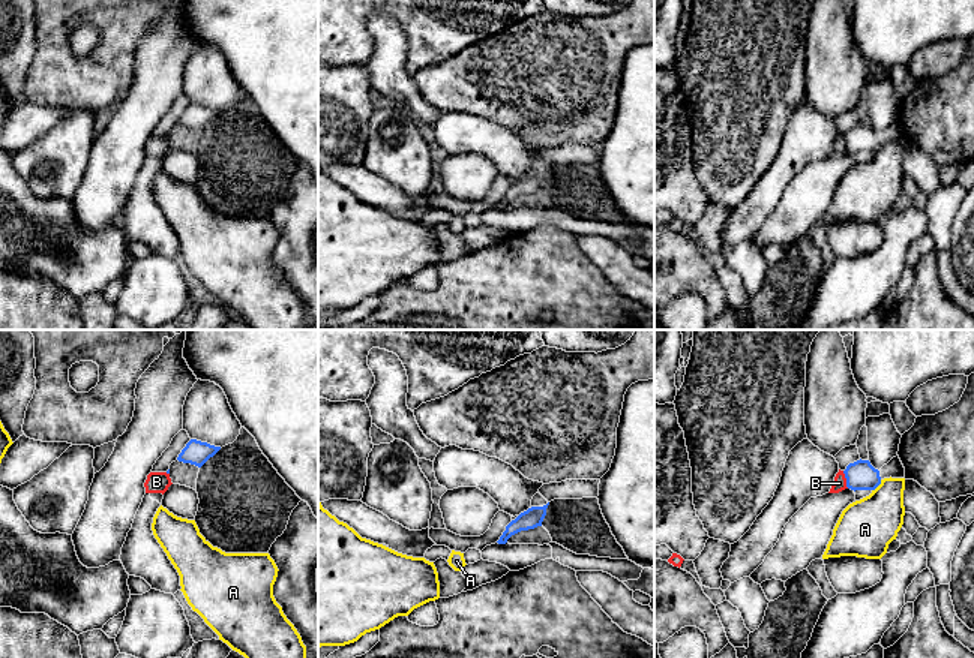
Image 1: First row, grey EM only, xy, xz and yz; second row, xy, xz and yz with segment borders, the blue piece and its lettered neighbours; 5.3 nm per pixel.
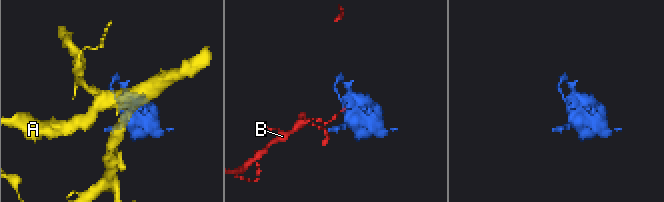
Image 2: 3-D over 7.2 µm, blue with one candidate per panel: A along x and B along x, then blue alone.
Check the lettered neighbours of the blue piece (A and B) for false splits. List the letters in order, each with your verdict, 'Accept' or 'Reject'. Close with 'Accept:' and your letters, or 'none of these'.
A: Reject
B: Reject
Accept: none of these

